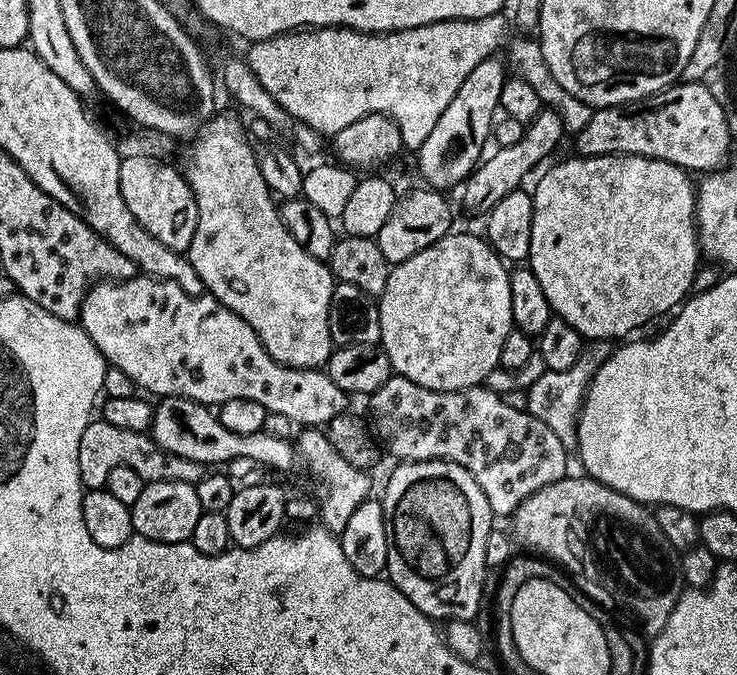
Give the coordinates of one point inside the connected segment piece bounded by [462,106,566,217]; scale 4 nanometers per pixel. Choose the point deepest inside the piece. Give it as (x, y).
(495, 176)

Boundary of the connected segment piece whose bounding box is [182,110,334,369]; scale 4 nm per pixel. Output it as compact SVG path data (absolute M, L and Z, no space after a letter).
M217 111L191 137L189 144L192 145L184 152L182 175L198 206L198 226L186 255L194 270L198 270L198 278L202 278L214 299L234 310L258 334L270 358L286 368L323 369L334 351L328 321L334 287L331 268L325 261L315 260L286 230L277 201L258 170L256 148L248 141L244 124L234 113Z

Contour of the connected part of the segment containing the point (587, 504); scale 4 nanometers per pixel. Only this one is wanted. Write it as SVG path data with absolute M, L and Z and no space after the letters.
M569 474L530 494L530 498L517 506L510 517L511 535L519 543L521 540L526 547L533 548L536 551L533 553L565 569L568 567L573 578L581 580L588 587L585 588L587 595L598 598L599 603L609 610L615 612L616 608L617 617L625 616L632 620L631 627L637 633L654 638L666 626L674 606L680 601L681 592L686 588L684 577L680 574L677 553L659 530L653 513L645 505L631 500L629 496L623 496L598 480L580 476Z

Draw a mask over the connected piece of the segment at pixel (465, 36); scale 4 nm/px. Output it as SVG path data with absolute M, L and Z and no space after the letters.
M503 15L477 20L439 20L426 26L407 28L401 32L359 32L353 28L310 28L283 32L280 36L255 41L246 52L250 70L264 89L292 115L293 121L310 126L321 137L335 136L342 126L358 122L358 118L377 112L388 116L402 130L405 149L418 150L434 130L442 110L450 106L450 98L458 94L458 86L466 82L466 74L478 62L495 57L504 40Z

